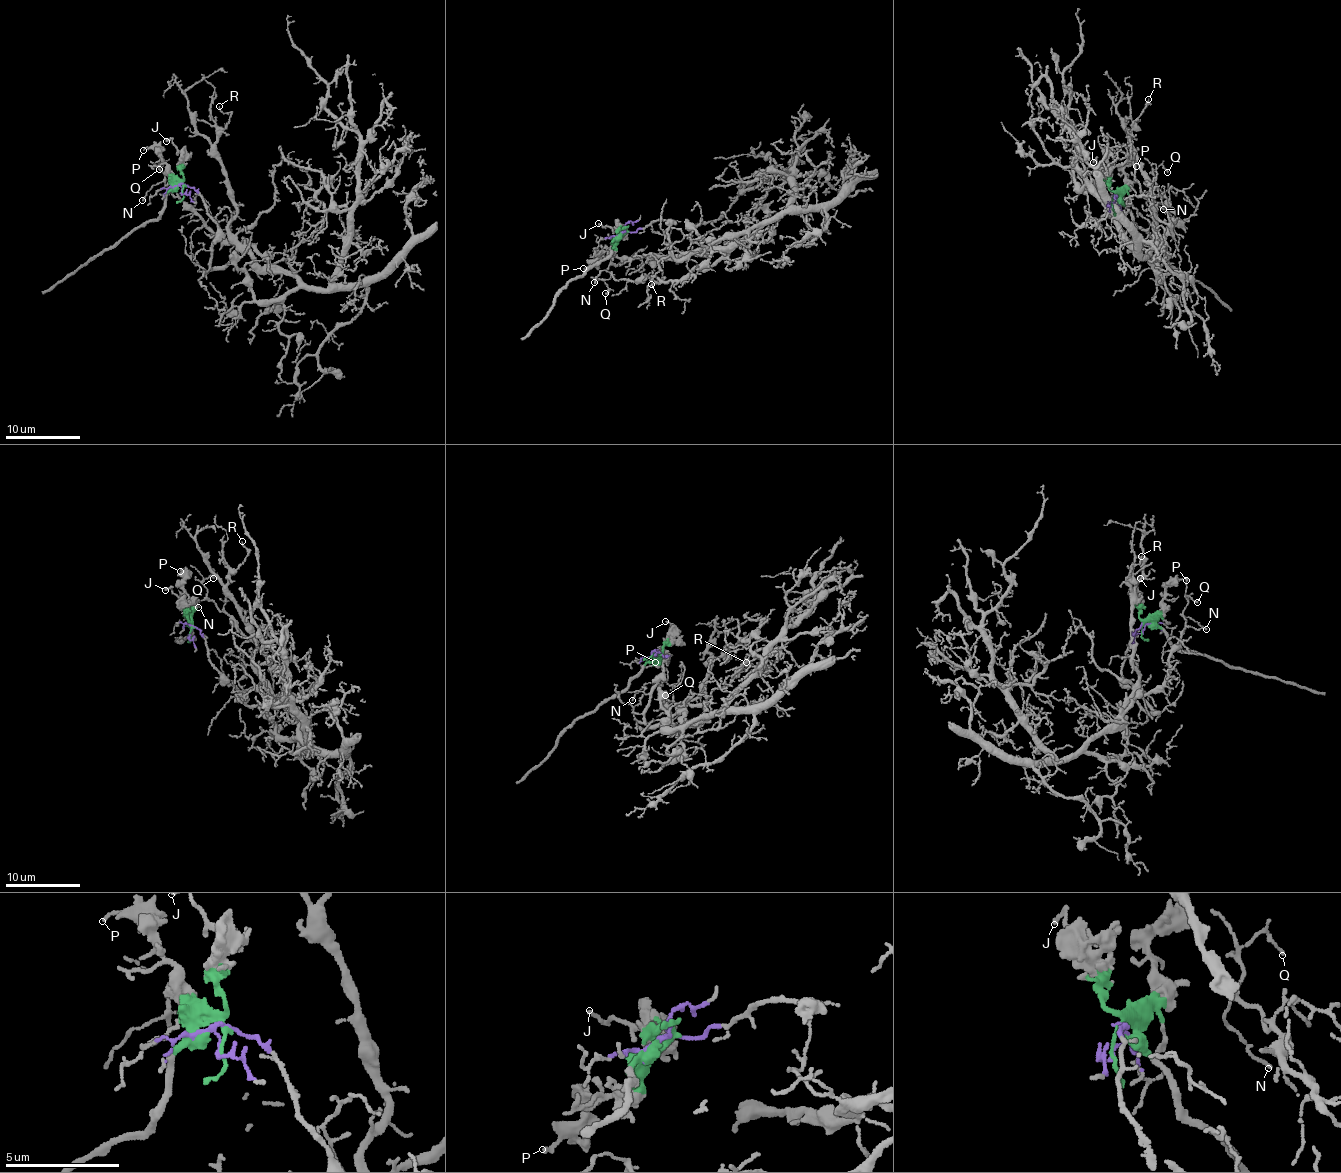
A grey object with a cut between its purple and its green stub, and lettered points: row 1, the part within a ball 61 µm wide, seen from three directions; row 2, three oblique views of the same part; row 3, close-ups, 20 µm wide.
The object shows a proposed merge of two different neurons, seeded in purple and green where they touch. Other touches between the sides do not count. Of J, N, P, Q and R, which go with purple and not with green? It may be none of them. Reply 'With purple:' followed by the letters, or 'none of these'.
With purple: N, Q, R

